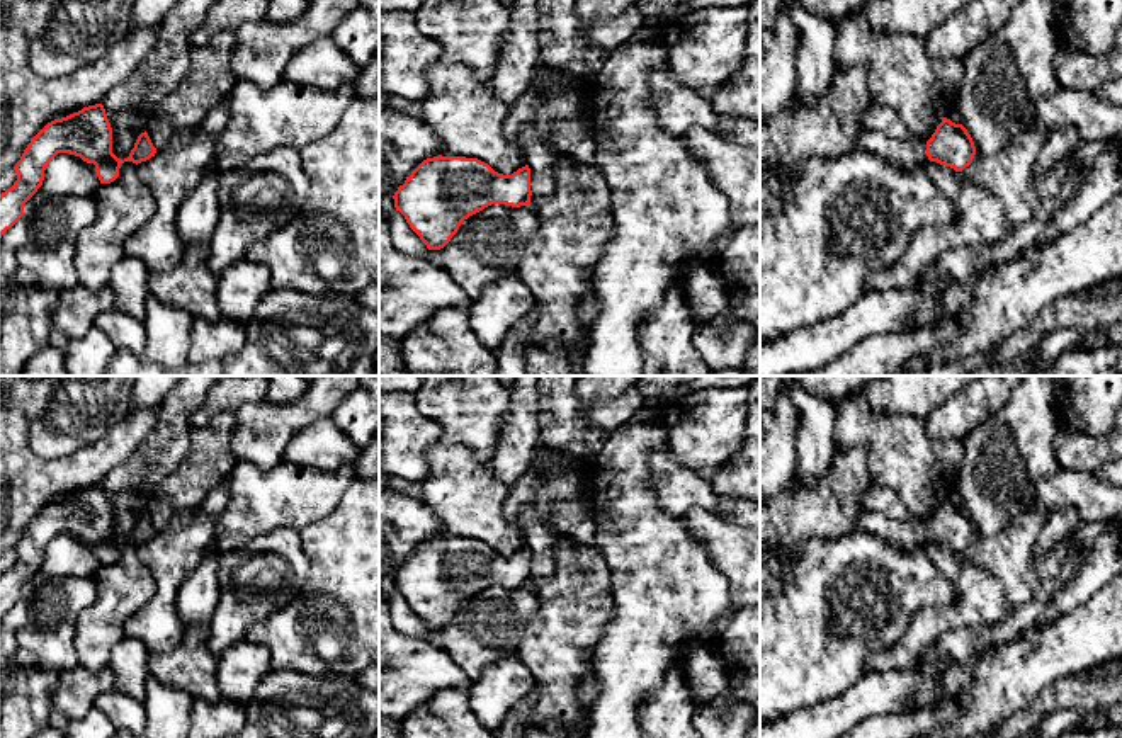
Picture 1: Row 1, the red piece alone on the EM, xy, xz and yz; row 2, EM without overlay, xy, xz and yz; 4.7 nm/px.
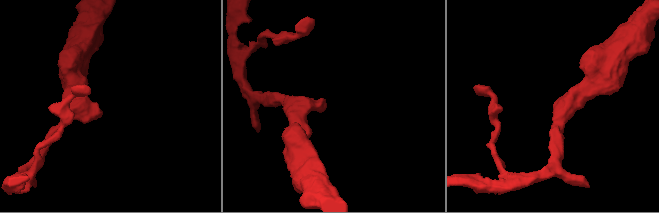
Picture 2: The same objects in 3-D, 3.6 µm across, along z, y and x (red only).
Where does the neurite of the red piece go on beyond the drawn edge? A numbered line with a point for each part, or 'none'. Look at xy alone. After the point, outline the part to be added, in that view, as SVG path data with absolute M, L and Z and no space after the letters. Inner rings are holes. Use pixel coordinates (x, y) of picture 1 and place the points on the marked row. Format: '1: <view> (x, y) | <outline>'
none

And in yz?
1: yz (905, 153) | M864 131L855 141L853 151L877 155L898 168L925 165L926 141L920 138L898 139L879 131Z

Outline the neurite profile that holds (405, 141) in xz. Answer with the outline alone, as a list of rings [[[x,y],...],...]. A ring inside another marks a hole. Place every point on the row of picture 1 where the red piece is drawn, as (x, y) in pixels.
[[[379,111],[379,197],[393,197],[423,160],[439,155],[440,139],[423,119]]]

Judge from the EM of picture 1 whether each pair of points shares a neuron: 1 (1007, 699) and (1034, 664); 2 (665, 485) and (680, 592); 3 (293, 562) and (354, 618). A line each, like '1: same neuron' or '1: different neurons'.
1: same neuron
2: different neurons
3: different neurons

